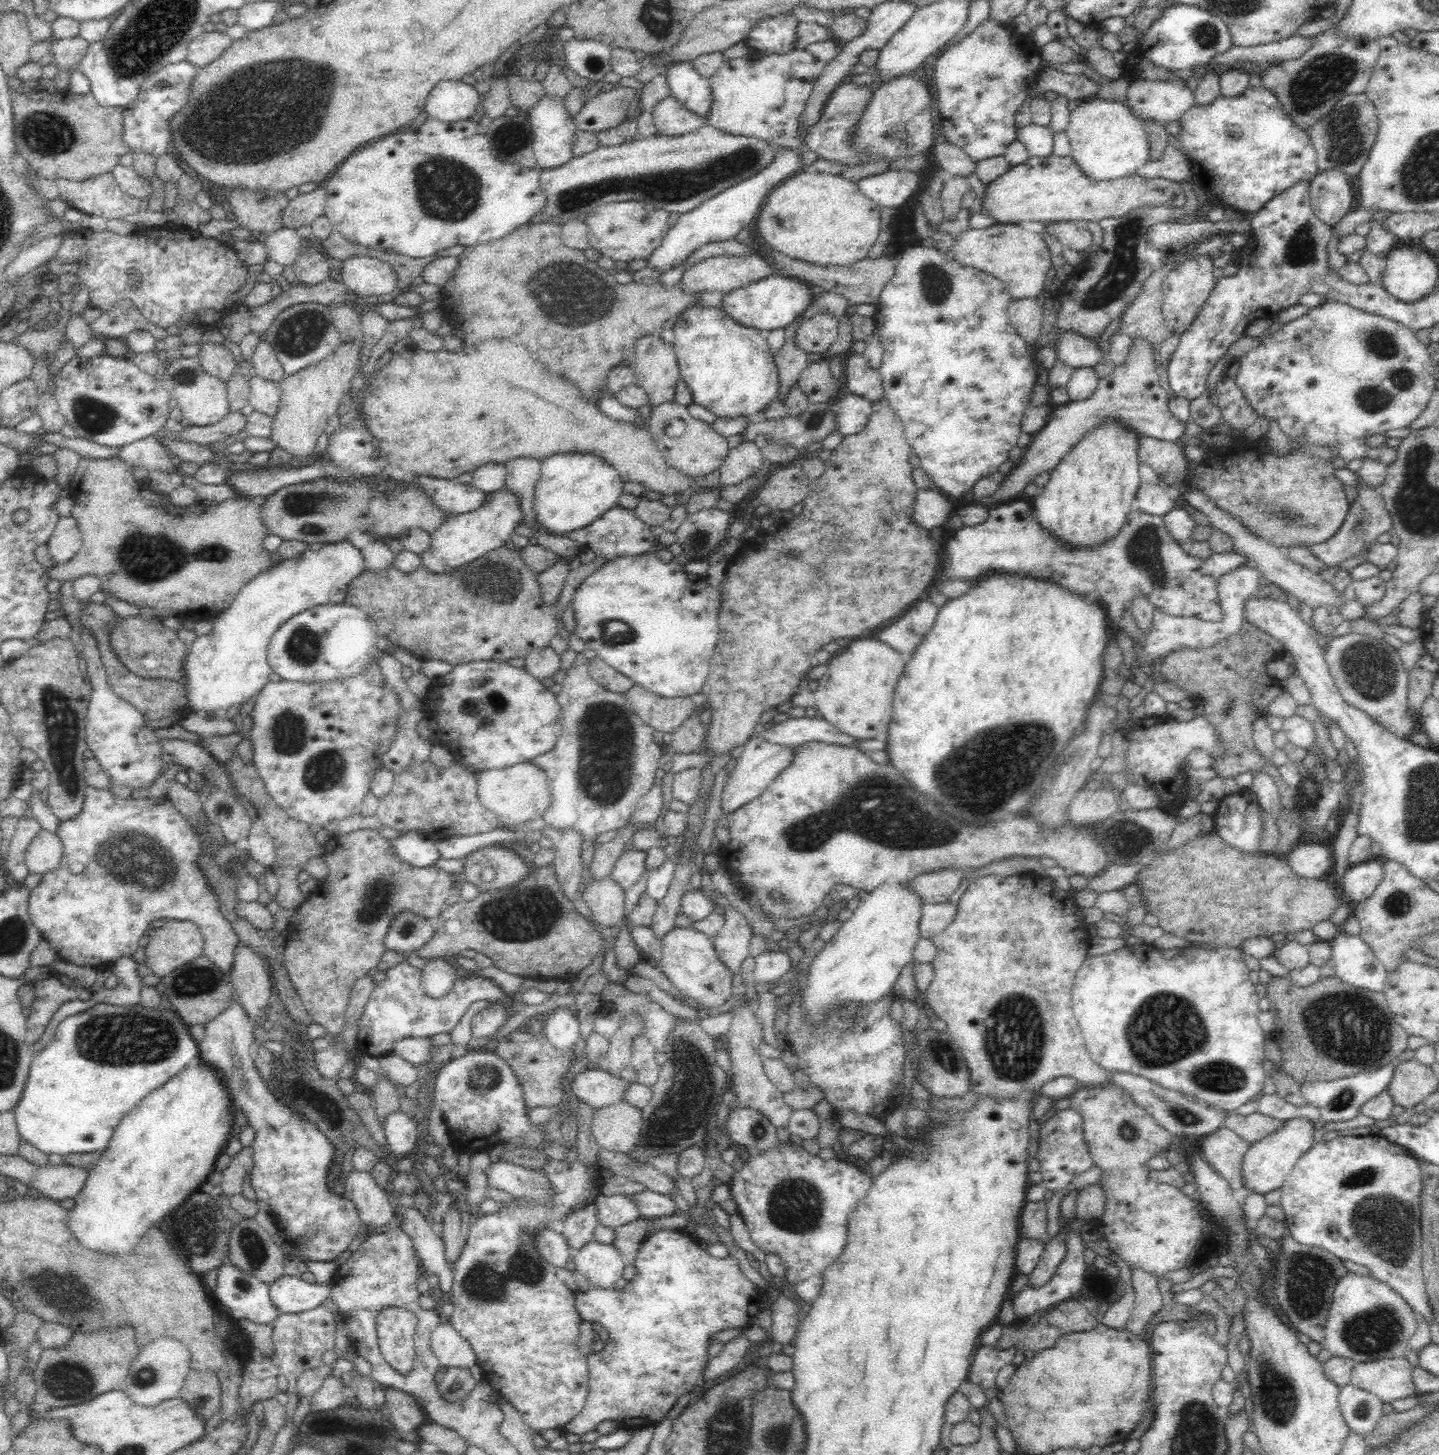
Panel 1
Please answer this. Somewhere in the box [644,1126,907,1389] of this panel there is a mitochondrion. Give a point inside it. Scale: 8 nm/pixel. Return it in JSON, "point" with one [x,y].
{"point":[795,1205]}

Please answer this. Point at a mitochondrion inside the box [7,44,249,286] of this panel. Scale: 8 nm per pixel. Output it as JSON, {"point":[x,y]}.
{"point":[49,133]}

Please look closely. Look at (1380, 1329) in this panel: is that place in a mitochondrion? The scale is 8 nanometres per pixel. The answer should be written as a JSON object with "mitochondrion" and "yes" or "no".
{"mitochondrion":"yes"}

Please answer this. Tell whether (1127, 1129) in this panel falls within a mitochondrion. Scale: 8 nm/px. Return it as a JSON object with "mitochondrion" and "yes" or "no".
{"mitochondrion":"yes"}

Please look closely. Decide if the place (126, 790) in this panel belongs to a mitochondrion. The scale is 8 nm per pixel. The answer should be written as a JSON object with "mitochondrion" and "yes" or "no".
{"mitochondrion":"no"}

